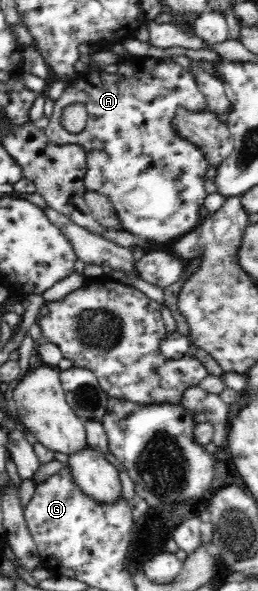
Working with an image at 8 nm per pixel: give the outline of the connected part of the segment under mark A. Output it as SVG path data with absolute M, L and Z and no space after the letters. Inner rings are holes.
M130 55L116 63L118 71L115 74L101 71L69 80L60 97L54 101L44 133L57 146L79 145L85 151L88 169L84 175L84 186L91 192L106 195L124 230L154 244L172 242L201 223L199 208L204 206L207 198L204 179L211 165L194 144L176 134L171 121L179 107L184 106L189 111L208 111L205 96L197 89L197 81L191 70L174 62ZM75 102L85 105L89 118L85 128L73 134L61 124L61 114L65 106Z

